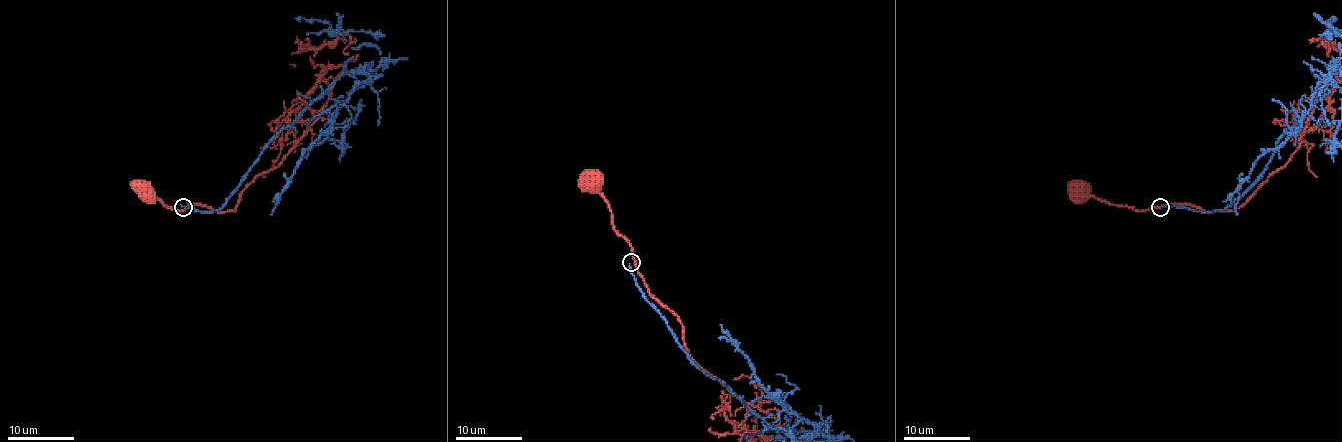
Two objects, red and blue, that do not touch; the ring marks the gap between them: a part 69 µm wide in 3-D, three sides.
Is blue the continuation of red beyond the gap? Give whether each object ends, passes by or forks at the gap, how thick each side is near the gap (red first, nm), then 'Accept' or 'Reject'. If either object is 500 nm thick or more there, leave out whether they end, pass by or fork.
At the ring red passes by. At the ring blue ends. Thickness 240 nm (red) against 200 nm. Reject

